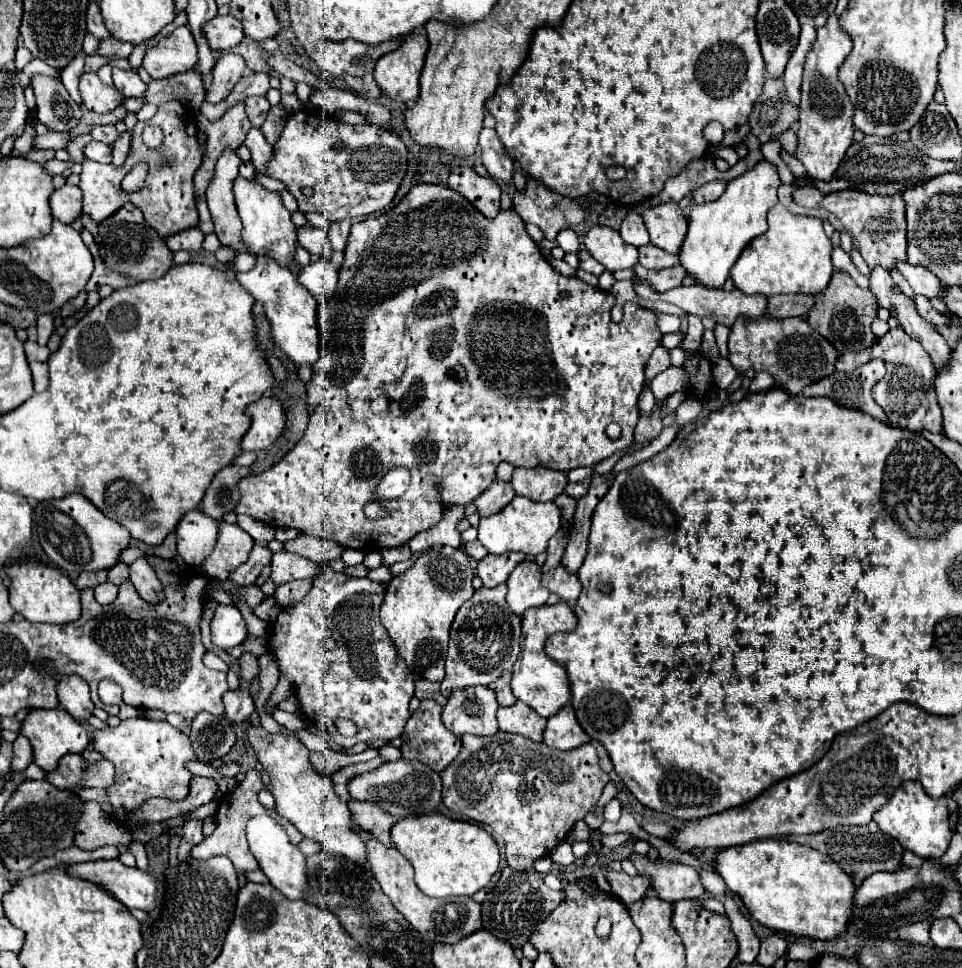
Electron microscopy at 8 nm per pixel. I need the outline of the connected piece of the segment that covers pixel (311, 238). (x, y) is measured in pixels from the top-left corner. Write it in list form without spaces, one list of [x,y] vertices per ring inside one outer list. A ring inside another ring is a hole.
[[[303,226],[297,230],[297,240],[299,240],[299,246],[303,246],[307,252],[331,260],[333,250],[331,250],[329,238],[323,230],[319,230],[315,226]]]

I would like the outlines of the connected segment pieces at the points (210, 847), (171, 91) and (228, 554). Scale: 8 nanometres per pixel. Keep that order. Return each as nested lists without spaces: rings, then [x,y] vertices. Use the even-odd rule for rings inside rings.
[[[255,768],[249,770],[247,776],[245,776],[245,780],[243,780],[243,784],[237,784],[229,794],[223,796],[223,800],[221,800],[221,804],[219,804],[219,810],[217,810],[217,816],[215,816],[215,822],[217,822],[215,832],[213,832],[211,836],[207,836],[199,846],[193,846],[193,850],[189,852],[189,860],[205,860],[205,858],[223,854],[223,856],[227,856],[227,858],[233,862],[233,866],[235,866],[235,870],[237,870],[239,874],[247,874],[247,872],[257,870],[259,864],[255,862],[253,854],[249,852],[249,846],[247,846],[247,840],[245,840],[245,824],[247,824],[249,818],[253,818],[253,816],[257,816],[257,814],[265,814],[265,812],[269,812],[271,818],[279,820],[279,824],[285,828],[285,832],[287,832],[287,836],[289,836],[289,840],[291,840],[293,844],[299,844],[299,842],[303,840],[303,836],[297,832],[297,828],[293,828],[293,826],[291,826],[285,818],[281,818],[275,810],[267,810],[267,808],[263,808],[263,806],[259,804],[257,792],[259,792],[261,788],[265,788],[265,784],[263,784],[261,776],[257,774],[257,770],[255,770]]]
[[[189,70],[169,78],[151,80],[147,84],[145,94],[139,100],[161,106],[167,100],[175,98],[175,100],[181,100],[185,106],[189,104],[189,108],[197,112],[199,104],[203,102],[203,94],[205,94],[205,86],[201,82],[201,74],[197,74],[197,70]]]
[[[221,522],[217,546],[205,558],[205,562],[201,564],[201,570],[209,578],[225,580],[237,566],[241,566],[247,560],[253,544],[255,544],[253,538],[245,530],[241,530],[237,524]]]

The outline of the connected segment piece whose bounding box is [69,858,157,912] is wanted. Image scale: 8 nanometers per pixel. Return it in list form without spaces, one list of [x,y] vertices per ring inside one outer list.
[[[119,858],[71,864],[69,872],[79,878],[105,886],[105,890],[109,890],[109,894],[113,894],[129,910],[139,908],[149,912],[155,906],[155,896],[157,896],[155,876],[139,868],[129,868],[121,864]]]

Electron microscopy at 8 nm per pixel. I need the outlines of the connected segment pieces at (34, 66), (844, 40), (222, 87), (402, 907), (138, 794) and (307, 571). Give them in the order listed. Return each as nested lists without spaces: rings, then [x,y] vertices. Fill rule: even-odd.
[[[34,59],[22,71],[18,72],[19,80],[21,80],[21,86],[23,88],[29,86],[29,79],[33,74],[47,74],[48,76],[60,78],[60,70],[49,66],[43,60]]]
[[[829,16],[827,24],[817,30],[817,40],[811,46],[811,52],[805,60],[803,86],[801,86],[801,116],[799,116],[799,144],[795,156],[803,162],[809,176],[815,180],[829,182],[839,162],[845,156],[845,150],[853,142],[853,104],[837,80],[837,70],[851,52],[849,36],[839,28],[837,16]]]
[[[223,52],[213,68],[213,74],[211,74],[213,80],[207,90],[207,100],[221,102],[225,96],[229,96],[233,86],[241,80],[243,70],[245,70],[245,60],[239,54]]]
[[[371,838],[367,842],[367,860],[377,882],[381,884],[383,892],[389,896],[397,912],[401,912],[409,920],[409,924],[431,942],[455,944],[461,938],[481,930],[481,904],[479,902],[475,902],[473,898],[447,898],[443,906],[443,900],[421,894],[421,890],[417,890],[413,882],[413,866],[409,866],[409,860],[401,852],[397,852],[393,846],[385,846],[383,842],[377,842],[375,838]]]
[[[143,716],[121,720],[115,728],[95,730],[93,746],[107,760],[115,764],[115,772],[119,776],[119,784],[107,788],[109,802],[117,814],[119,822],[125,822],[131,812],[153,796],[175,798],[181,800],[189,792],[189,782],[193,774],[187,770],[187,762],[199,762],[197,754],[193,754],[191,740],[185,732],[171,726],[167,720],[147,720]],[[119,808],[123,812],[119,812]]]
[[[275,552],[271,562],[271,580],[275,584],[285,584],[299,578],[313,578],[317,572],[317,564],[309,558],[303,558],[301,554],[293,552]]]

